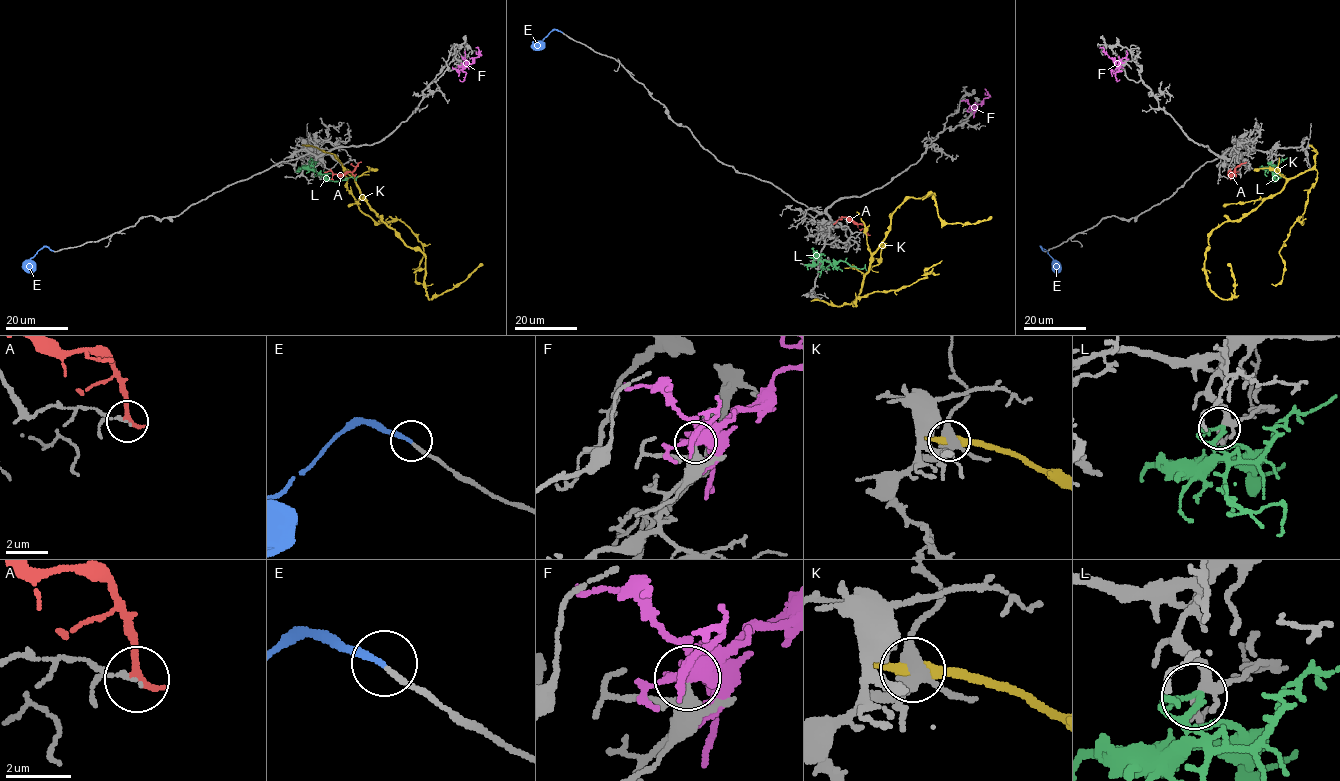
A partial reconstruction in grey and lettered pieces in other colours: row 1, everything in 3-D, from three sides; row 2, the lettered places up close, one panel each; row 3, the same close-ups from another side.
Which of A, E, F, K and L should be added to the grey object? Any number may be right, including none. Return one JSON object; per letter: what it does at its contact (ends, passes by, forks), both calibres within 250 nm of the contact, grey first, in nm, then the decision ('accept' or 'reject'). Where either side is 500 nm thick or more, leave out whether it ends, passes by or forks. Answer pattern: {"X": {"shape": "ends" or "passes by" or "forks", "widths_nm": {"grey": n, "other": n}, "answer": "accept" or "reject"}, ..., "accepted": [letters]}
{"A": {"shape": "ends", "widths_nm": {"grey": 140, "other": 260}, "answer": "reject"}, "E": {"shape": "ends", "widths_nm": {"grey": 150, "other": 190}, "answer": "accept"}, "F": {"shape": "forks", "widths_nm": {"grey": 280, "other": 440}, "answer": "reject"}, "K": {"shape": "passes by", "widths_nm": {"grey": 340, "other": 420}, "answer": "reject"}, "L": {"shape": "ends", "widths_nm": {"grey": 240, "other": 180}, "answer": "reject"}, "accepted": ["E"]}

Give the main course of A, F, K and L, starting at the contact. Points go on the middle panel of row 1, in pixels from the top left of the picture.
A: (867, 234), (862, 224), (855, 224), (847, 217), (842, 217), (833, 224)
F: (972, 109), (989, 96), (984, 89)
K: (816, 298), (852, 302), (892, 213), (909, 197), (934, 194), (938, 215), (950, 223), (991, 216)
L: (818, 260), (845, 261), (862, 269), (865, 264)

